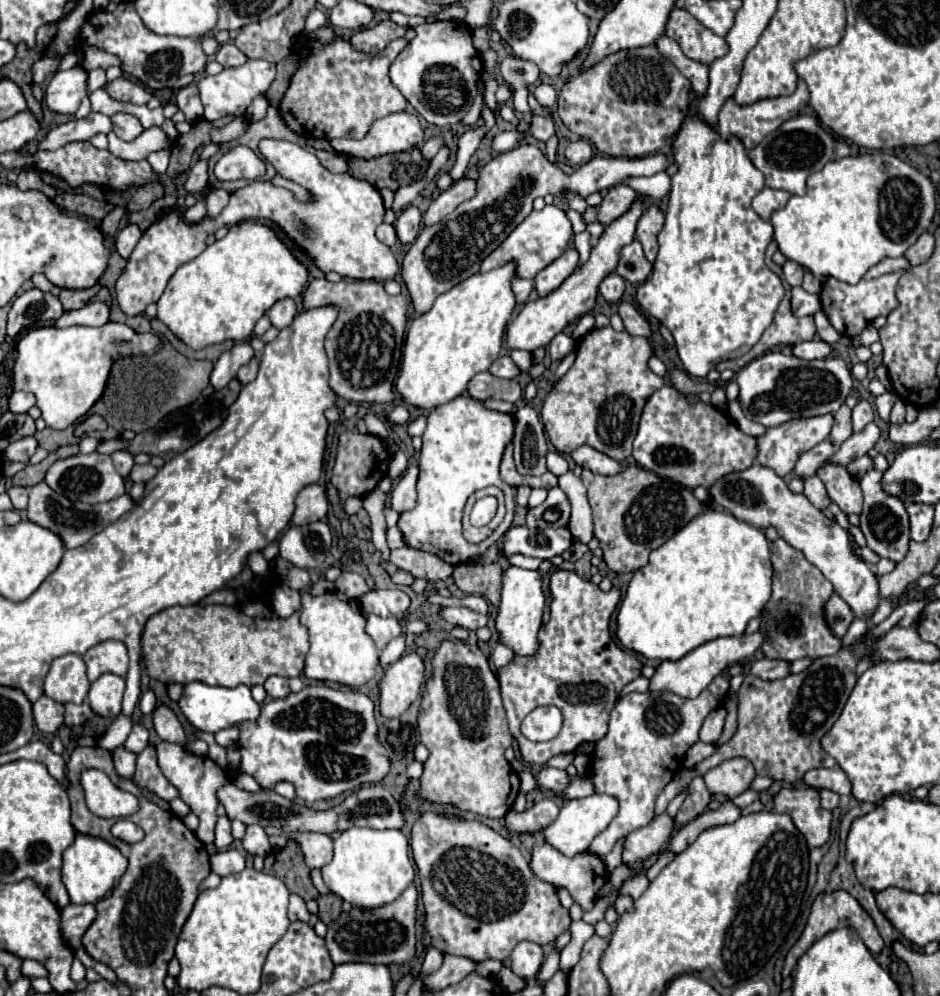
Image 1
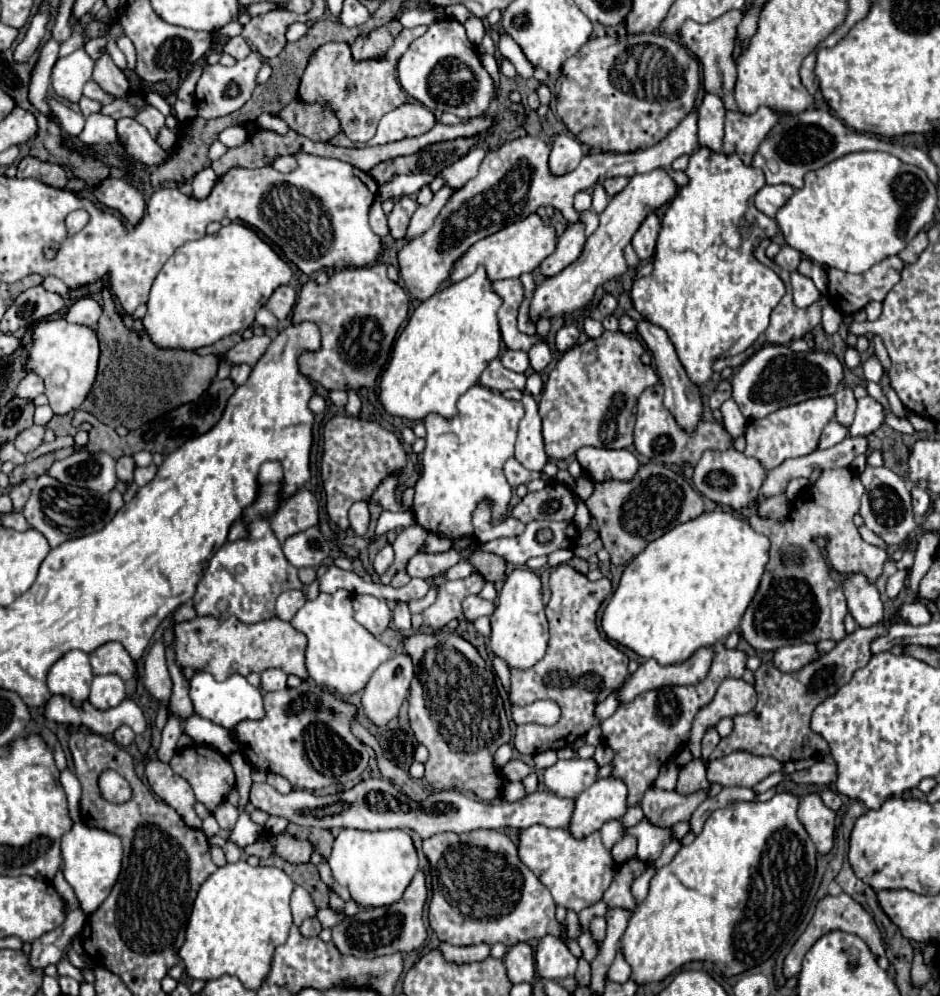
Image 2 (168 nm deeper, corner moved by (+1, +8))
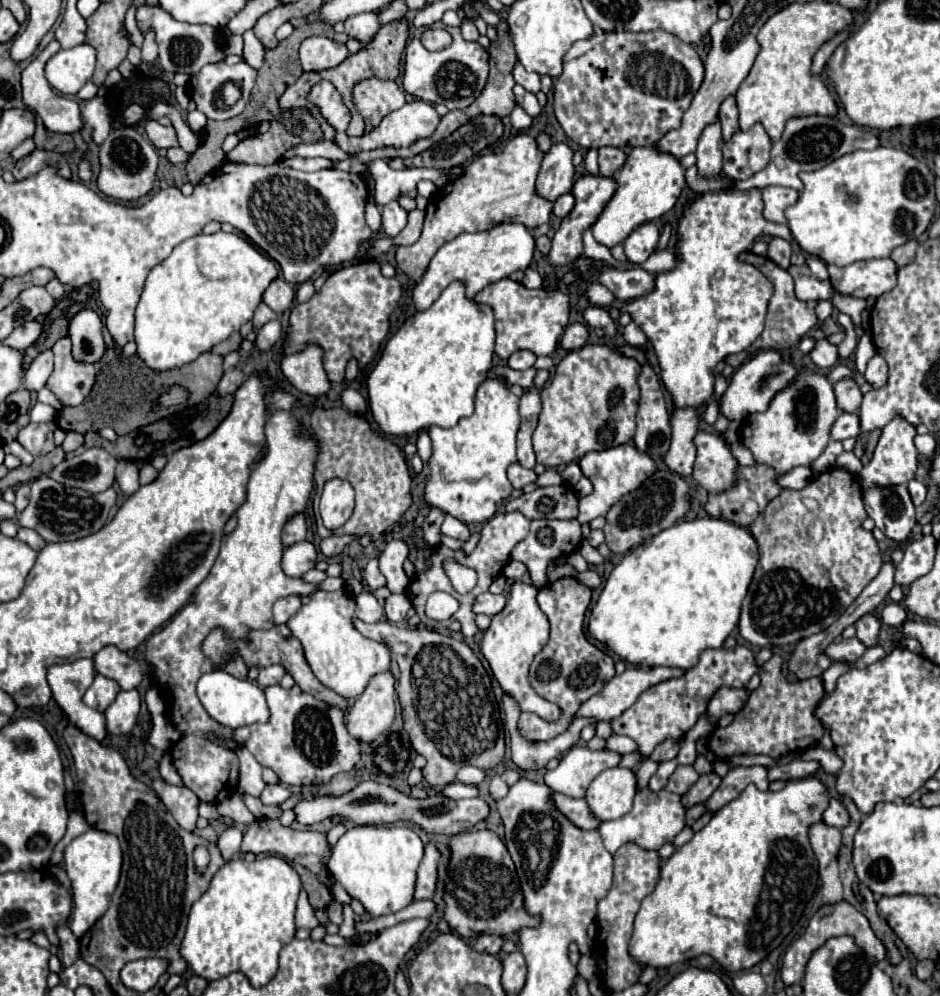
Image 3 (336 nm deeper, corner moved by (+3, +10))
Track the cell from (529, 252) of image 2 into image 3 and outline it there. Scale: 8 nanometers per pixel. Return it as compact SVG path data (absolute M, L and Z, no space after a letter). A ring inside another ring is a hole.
M501 223L489 231L463 233L451 243L443 245L431 259L423 279L413 289L415 307L419 311L427 309L433 301L437 301L441 291L453 281L463 281L467 285L467 297L475 297L487 285L505 279L515 271L525 271L533 261L533 253L535 253L535 237L533 231L525 225Z

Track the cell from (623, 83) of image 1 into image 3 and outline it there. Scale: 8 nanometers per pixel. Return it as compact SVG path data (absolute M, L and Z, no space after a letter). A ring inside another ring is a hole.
M607 31L603 35L591 35L589 39L583 39L583 41L577 41L569 51L567 55L563 57L563 73L561 77L557 79L557 83L553 85L553 109L555 109L555 117L559 117L559 123L563 127L563 131L567 133L569 139L573 139L577 145L585 147L585 149L599 149L599 147L619 147L619 149L633 149L633 147L649 147L649 145L655 145L667 131L671 129L677 129L681 125L681 117L683 113L687 111L693 95L697 93L699 85L703 81L703 61L701 57L697 55L697 51L679 41L677 37L673 37L671 33L665 33L665 31L647 31L647 33L619 33L619 31Z

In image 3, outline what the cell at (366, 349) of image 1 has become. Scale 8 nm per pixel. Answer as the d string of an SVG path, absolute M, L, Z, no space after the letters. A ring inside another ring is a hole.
M371 259L345 265L331 273L321 291L307 303L297 303L291 309L285 335L285 355L317 345L323 349L323 369L329 381L343 383L343 373L349 359L357 359L359 369L365 369L375 359L383 339L389 333L389 315L395 311L399 299L399 281L383 277L379 261Z

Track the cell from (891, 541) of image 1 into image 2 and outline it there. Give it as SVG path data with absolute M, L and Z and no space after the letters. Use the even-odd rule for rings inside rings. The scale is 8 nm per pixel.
M867 467L861 473L861 483L865 485L865 493L861 497L859 513L865 519L865 525L873 533L877 533L887 545L901 545L909 537L909 533L917 527L917 523L913 519L911 489L909 489L907 481L885 467Z

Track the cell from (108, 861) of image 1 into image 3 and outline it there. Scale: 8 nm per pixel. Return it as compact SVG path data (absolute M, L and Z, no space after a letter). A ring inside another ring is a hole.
M89 829L87 833L75 837L67 847L65 847L65 871L71 881L71 891L73 891L73 913L69 927L73 935L79 939L109 907L109 897L113 895L119 873L121 873L121 847L117 837L111 833L99 831L99 829Z

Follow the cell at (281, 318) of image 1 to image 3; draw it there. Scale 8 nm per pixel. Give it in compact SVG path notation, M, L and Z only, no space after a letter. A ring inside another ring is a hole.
M277 277L263 293L263 303L267 303L275 313L285 313L295 301L295 289L283 279Z

